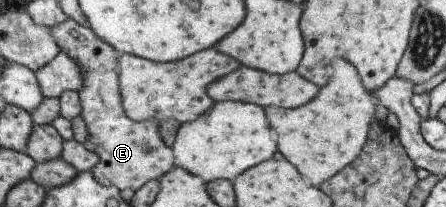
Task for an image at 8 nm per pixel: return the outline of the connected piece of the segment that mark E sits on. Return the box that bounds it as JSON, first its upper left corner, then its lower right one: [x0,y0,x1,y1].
[48,17,174,190]

